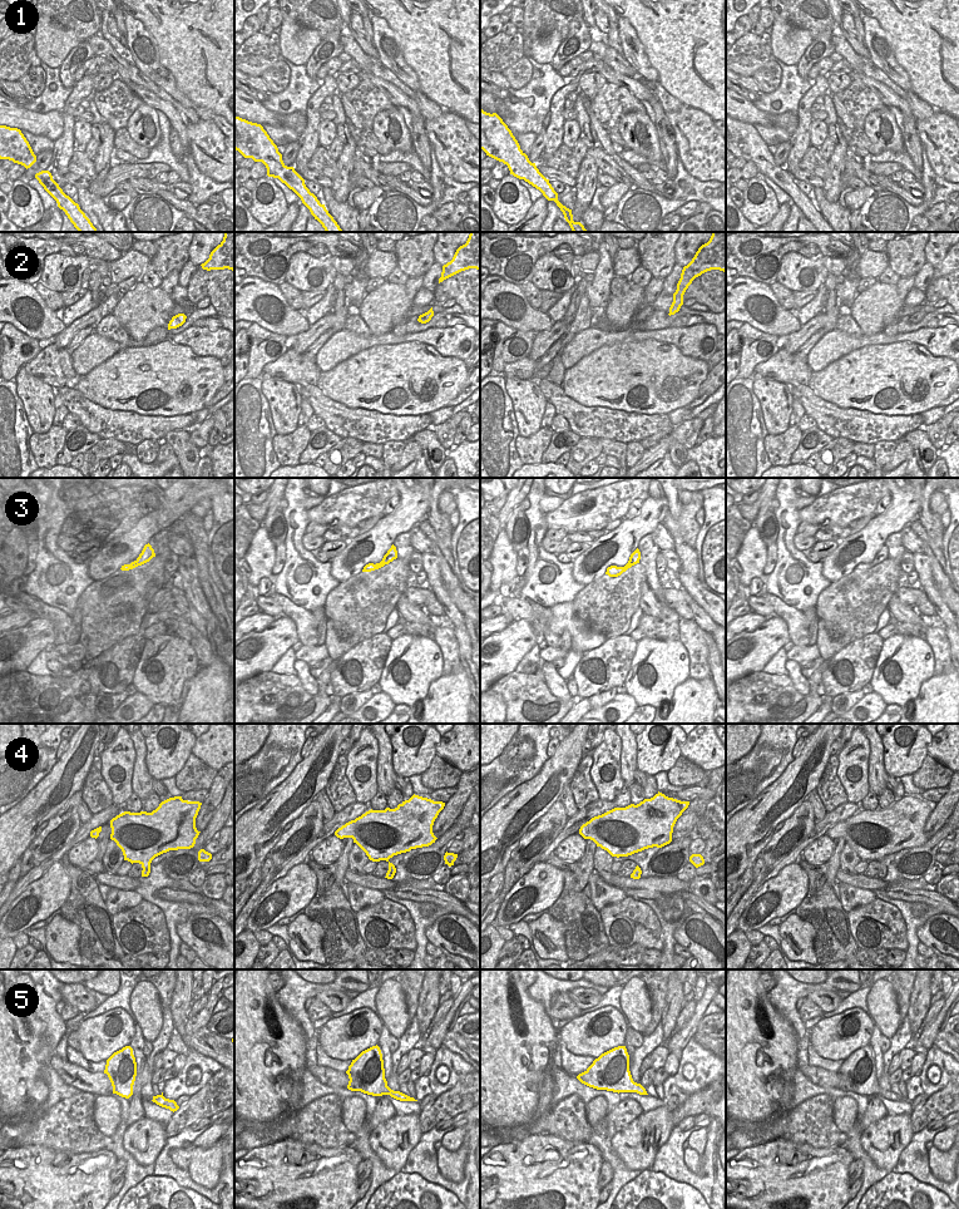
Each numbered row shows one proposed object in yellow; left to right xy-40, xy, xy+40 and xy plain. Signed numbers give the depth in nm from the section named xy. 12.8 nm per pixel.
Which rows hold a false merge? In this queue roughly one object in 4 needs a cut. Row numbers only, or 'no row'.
no row

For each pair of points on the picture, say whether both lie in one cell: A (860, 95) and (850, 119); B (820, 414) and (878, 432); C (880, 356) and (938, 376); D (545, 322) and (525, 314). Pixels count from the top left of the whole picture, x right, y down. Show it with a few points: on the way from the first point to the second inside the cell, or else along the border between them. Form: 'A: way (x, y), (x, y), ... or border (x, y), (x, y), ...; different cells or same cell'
A: way (859, 102), (854, 108), (854, 113); same cell
B: way (834, 420), (836, 423), (864, 427); same cell
C: way (894, 370), (901, 378), (924, 378); same cell
D: way (540, 321), (530, 319); same cell

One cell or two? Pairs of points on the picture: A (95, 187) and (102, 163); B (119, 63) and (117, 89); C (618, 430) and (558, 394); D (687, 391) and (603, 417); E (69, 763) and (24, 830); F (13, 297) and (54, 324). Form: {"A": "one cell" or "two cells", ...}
{"A": "one cell", "B": "two cells", "C": "one cell", "D": "two cells", "E": "one cell", "F": "one cell"}

